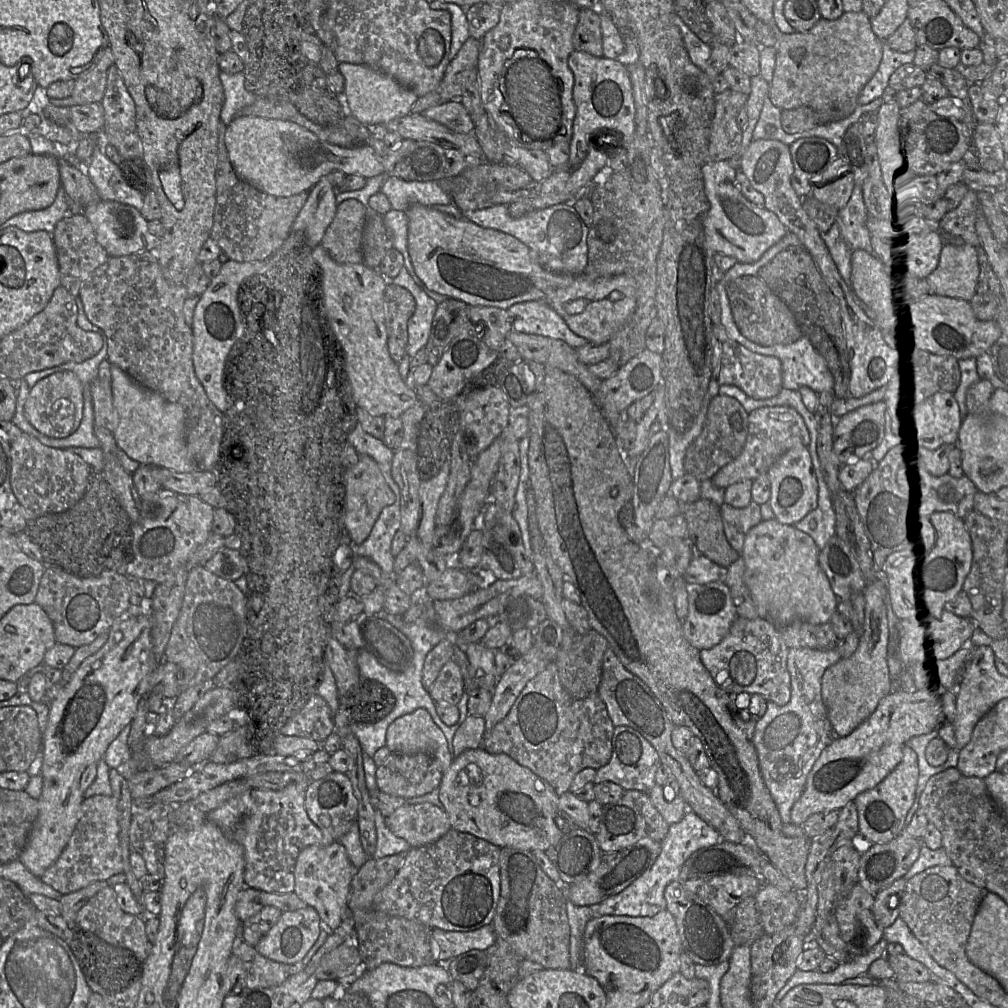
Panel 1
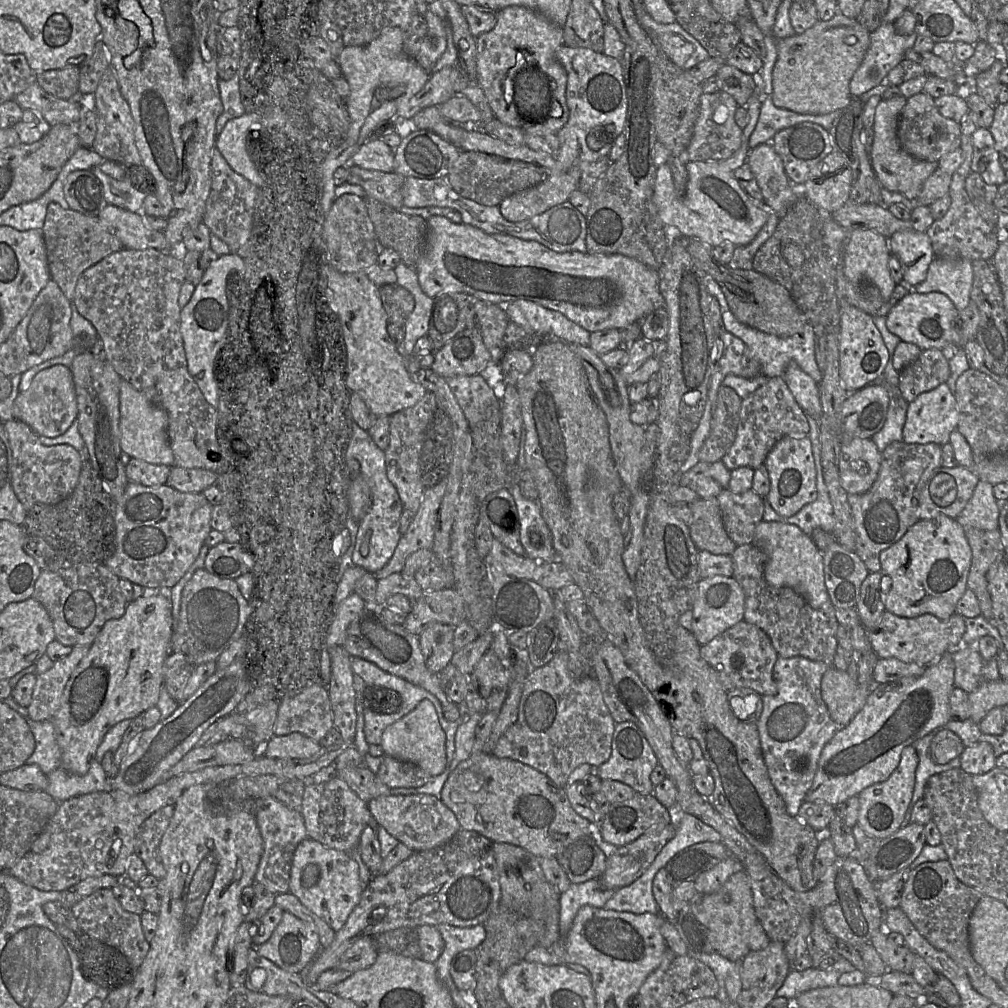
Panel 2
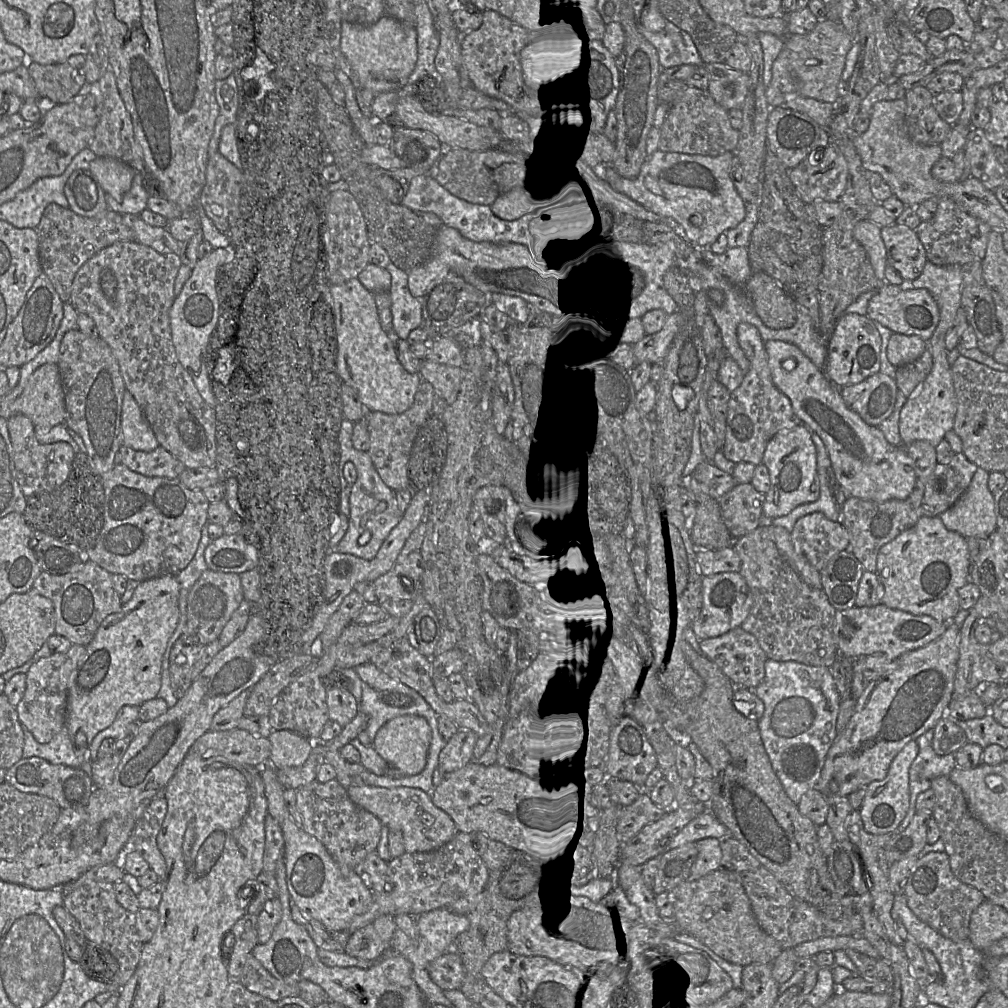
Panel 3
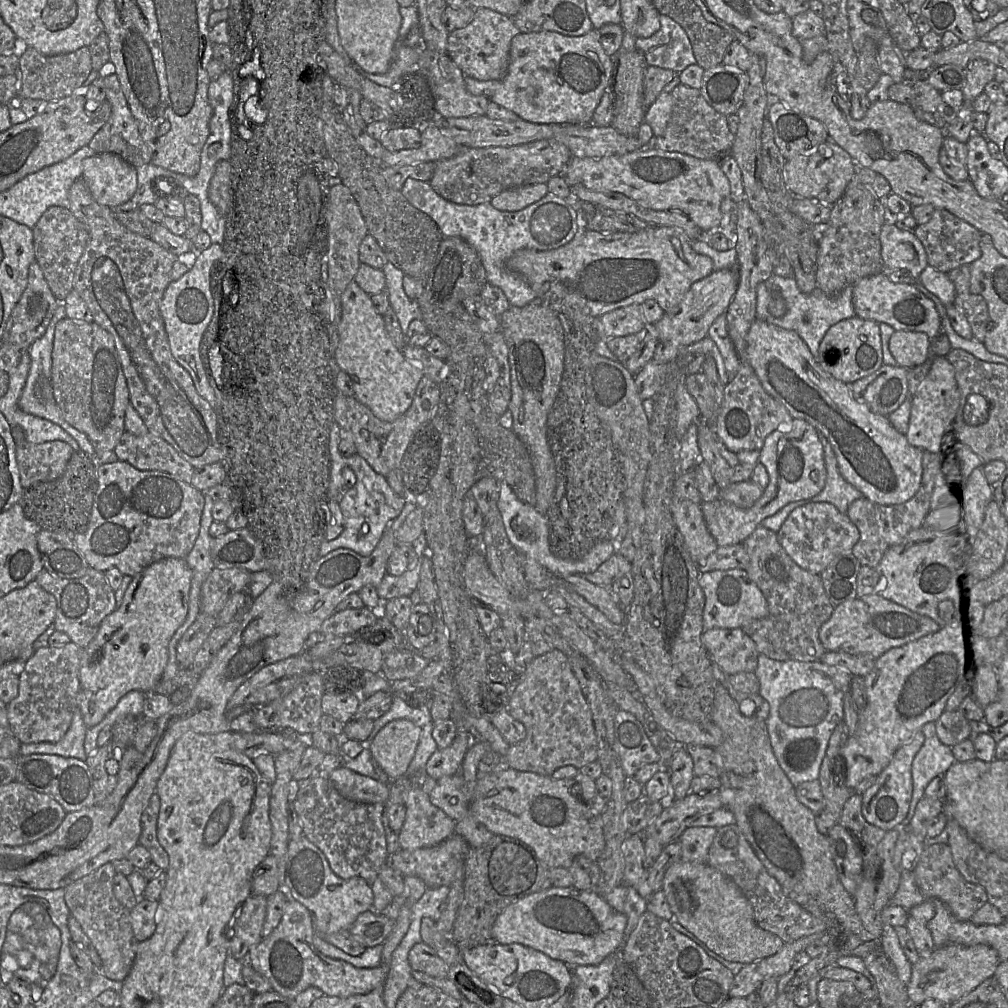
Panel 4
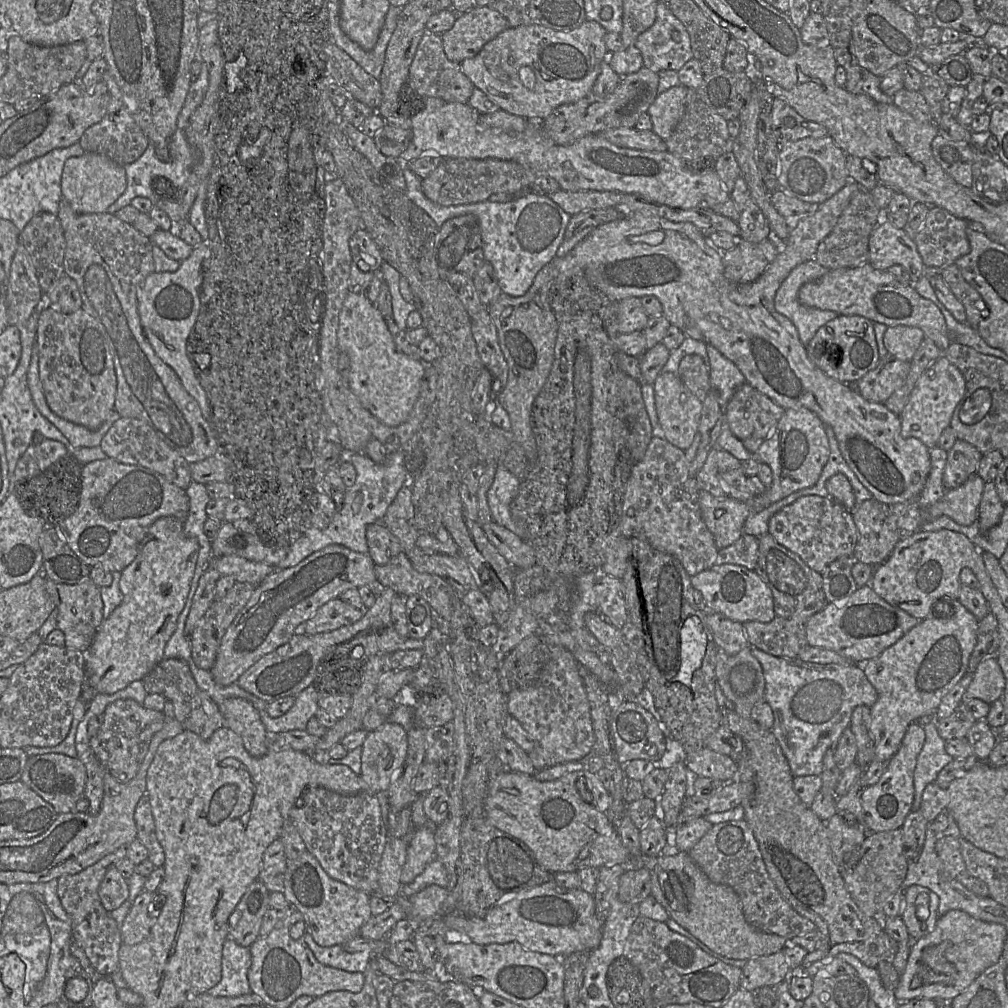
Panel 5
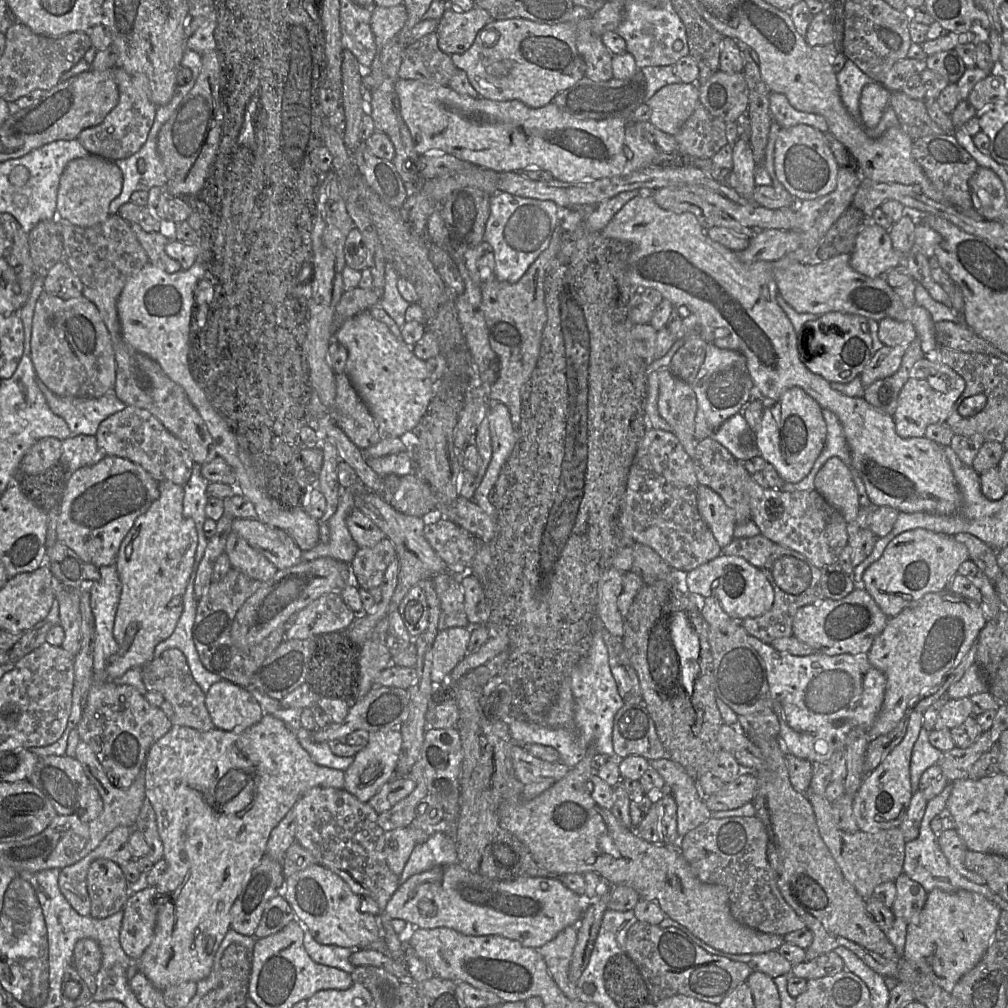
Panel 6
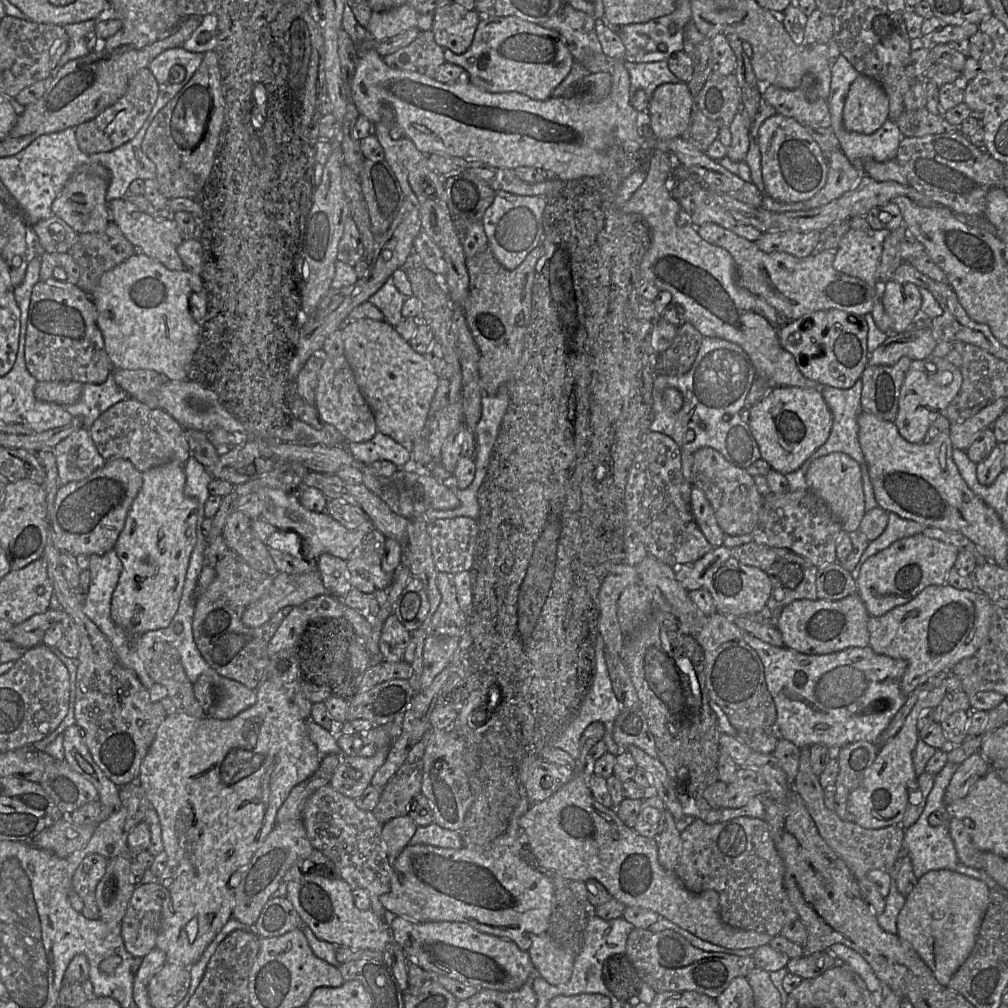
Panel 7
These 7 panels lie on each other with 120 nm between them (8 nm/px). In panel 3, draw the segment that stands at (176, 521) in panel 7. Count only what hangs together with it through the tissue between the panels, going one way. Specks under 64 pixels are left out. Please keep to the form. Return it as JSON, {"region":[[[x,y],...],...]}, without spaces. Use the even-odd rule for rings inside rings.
{"region":[[[173,575],[140,582],[131,599],[123,604],[121,611],[108,615],[102,621],[68,681],[65,726],[77,750],[88,753],[94,737],[114,722],[123,706],[140,707],[145,701],[158,697],[163,655],[179,621],[179,593],[179,583]]]}

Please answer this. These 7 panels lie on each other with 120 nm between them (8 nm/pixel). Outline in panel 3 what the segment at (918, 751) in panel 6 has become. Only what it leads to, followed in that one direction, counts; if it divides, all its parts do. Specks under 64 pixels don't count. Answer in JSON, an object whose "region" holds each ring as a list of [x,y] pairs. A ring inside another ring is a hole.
{"region":[[[928,730],[917,741],[919,753],[909,771],[910,805],[906,817],[895,832],[904,831],[916,814],[918,795],[931,789],[931,781],[940,776],[948,776],[957,766],[955,753],[939,756],[933,749],[934,730]]]}

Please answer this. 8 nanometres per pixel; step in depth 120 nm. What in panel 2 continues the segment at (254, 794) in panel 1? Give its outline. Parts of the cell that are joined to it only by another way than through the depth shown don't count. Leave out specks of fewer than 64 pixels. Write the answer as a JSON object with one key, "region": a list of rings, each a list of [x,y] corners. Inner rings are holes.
{"region":[[[273,796],[255,799],[254,814],[264,841],[263,853],[254,877],[255,882],[262,884],[274,894],[288,892],[294,851],[298,844],[308,837],[303,815],[288,808]]]}

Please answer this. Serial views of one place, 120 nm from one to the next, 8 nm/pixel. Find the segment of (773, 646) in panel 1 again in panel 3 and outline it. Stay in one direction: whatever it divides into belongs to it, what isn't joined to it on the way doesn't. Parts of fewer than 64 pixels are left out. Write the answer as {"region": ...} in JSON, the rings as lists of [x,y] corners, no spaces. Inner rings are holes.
{"region":[[[742,627],[732,629],[720,636],[700,640],[700,648],[704,655],[713,661],[736,687],[754,690],[765,677],[766,653],[757,639]]]}

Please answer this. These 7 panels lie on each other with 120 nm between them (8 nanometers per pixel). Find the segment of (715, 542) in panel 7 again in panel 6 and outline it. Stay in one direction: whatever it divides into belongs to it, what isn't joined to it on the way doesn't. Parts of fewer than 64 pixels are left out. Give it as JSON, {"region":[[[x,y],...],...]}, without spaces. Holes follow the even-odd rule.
{"region":[[[703,485],[697,488],[697,507],[720,548],[726,547],[734,539],[736,522],[733,511],[719,494]]]}

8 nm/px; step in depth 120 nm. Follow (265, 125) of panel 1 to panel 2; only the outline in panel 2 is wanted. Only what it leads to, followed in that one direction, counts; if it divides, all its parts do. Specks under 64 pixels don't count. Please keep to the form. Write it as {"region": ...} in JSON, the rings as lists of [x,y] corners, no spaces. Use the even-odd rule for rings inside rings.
{"region":[[[244,114],[229,120],[216,139],[216,149],[236,173],[262,188],[265,186],[265,180],[248,154],[250,144],[247,136],[257,128],[260,128],[260,117],[256,114]],[[370,138],[351,157],[349,165],[366,170],[394,172],[394,150],[379,138]]]}

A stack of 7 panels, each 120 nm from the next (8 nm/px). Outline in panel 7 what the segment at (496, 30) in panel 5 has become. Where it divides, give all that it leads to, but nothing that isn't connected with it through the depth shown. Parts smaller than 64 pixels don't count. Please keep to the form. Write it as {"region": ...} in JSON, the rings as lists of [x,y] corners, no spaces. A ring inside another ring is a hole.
{"region":[[[446,2],[433,12],[435,42],[443,49],[463,54],[471,46],[481,15],[476,10],[464,10]]]}

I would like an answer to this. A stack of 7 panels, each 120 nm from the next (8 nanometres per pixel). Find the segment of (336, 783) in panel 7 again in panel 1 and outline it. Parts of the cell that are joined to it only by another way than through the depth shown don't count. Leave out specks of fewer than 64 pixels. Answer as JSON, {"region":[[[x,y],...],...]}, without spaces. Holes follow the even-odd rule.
{"region":[[[423,708],[403,715],[389,725],[386,746],[395,753],[429,754],[439,762],[443,773],[453,761],[443,731]]]}

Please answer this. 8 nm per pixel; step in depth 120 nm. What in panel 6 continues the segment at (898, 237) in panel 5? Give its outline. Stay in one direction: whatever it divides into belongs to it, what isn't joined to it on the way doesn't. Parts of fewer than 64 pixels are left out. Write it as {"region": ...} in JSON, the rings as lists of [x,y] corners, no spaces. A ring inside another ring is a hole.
{"region":[[[869,221],[857,235],[849,262],[858,273],[878,278],[904,264],[904,258],[904,254],[893,248],[888,230]]]}

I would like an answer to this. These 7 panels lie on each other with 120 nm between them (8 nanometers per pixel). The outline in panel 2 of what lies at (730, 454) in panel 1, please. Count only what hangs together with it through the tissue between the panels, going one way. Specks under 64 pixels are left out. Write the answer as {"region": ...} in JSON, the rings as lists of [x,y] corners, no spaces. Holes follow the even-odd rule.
{"region":[[[731,387],[718,388],[716,409],[709,434],[700,451],[699,460],[712,464],[720,461],[732,446],[739,425],[742,398]]]}

